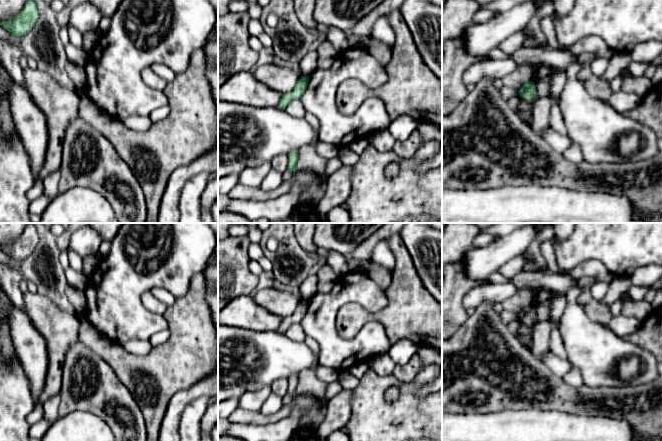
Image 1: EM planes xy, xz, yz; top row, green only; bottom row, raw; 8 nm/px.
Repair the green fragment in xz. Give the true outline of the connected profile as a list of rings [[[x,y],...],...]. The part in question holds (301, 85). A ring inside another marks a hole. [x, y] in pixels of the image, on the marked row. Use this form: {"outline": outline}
{"outline": [[[302,76],[296,83],[294,89],[282,95],[279,105],[277,106],[278,109],[285,110],[287,105],[294,99],[301,99],[302,95],[307,89],[309,77]]]}

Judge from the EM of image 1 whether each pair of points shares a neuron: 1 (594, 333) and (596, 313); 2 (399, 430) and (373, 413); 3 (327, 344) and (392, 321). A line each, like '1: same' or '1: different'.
1: different
2: same
3: different

